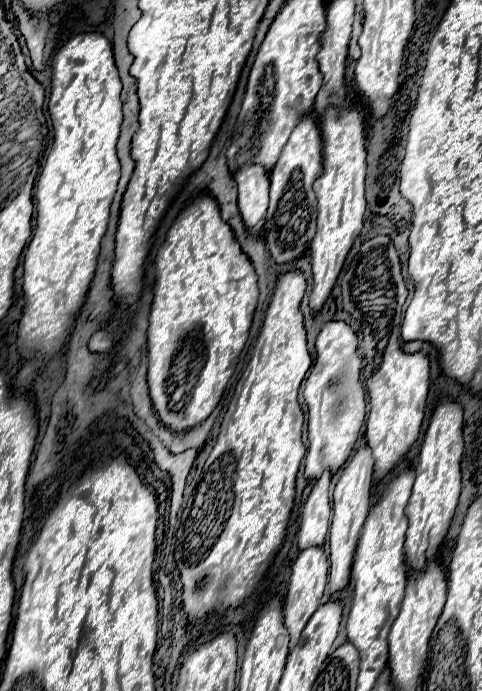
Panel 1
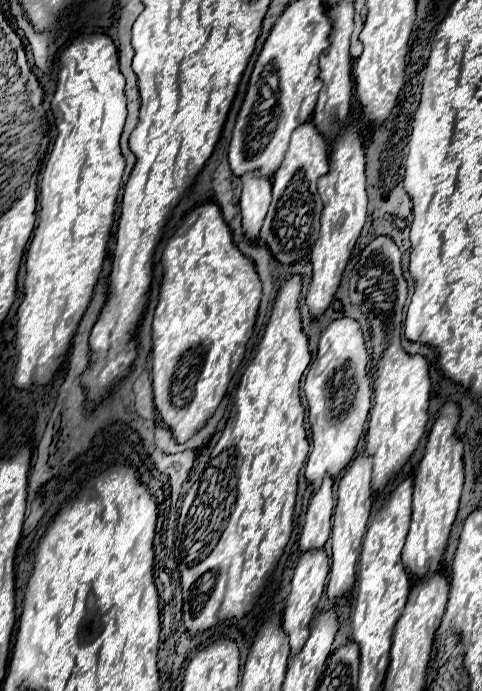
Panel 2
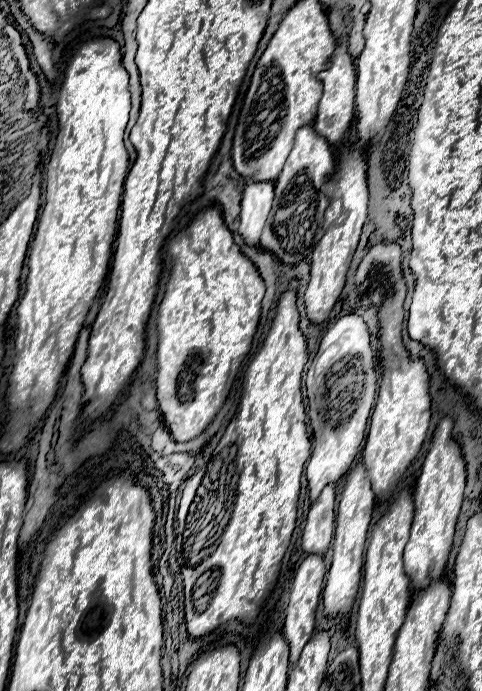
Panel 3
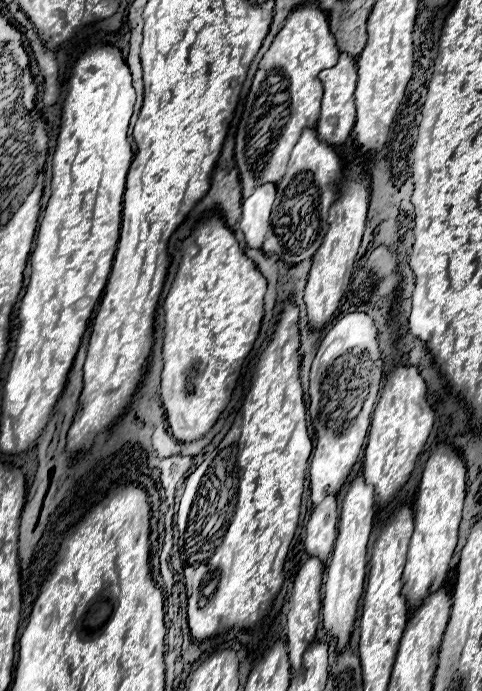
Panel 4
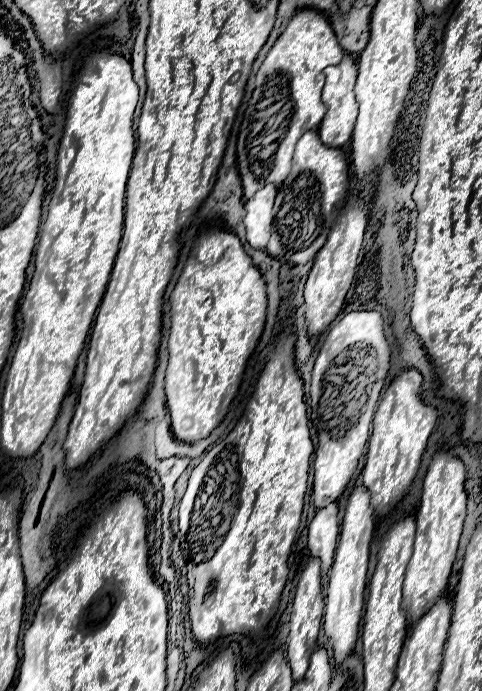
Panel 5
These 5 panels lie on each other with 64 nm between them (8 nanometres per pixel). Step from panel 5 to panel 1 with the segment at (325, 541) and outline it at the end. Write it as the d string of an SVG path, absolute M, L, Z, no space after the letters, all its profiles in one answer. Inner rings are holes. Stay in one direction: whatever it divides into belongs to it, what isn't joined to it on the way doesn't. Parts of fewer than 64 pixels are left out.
M324 470L322 476L316 480L304 508L302 508L302 520L298 530L298 548L304 550L308 546L322 546L324 538L330 528L330 470Z

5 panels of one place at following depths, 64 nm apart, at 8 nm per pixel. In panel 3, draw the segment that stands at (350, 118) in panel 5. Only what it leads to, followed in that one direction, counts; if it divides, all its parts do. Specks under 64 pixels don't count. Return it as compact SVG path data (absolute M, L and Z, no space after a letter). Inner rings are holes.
M342 38L336 42L334 54L330 58L330 66L318 74L318 78L324 82L324 92L318 104L318 114L314 120L314 128L320 136L324 136L330 144L336 144L344 138L352 116L354 116L354 84L356 84L356 68L354 58L348 54L348 38Z

